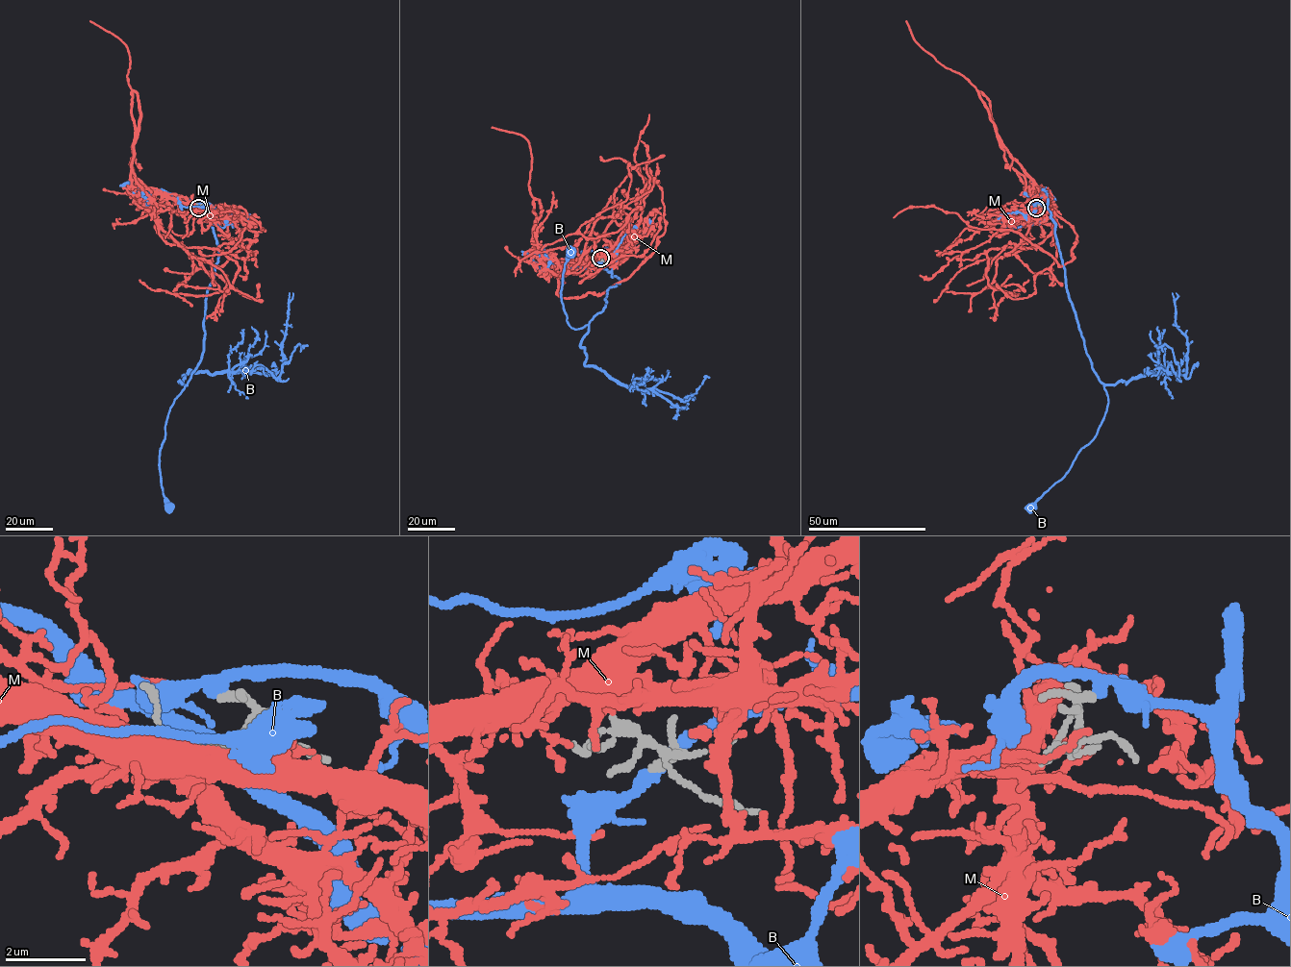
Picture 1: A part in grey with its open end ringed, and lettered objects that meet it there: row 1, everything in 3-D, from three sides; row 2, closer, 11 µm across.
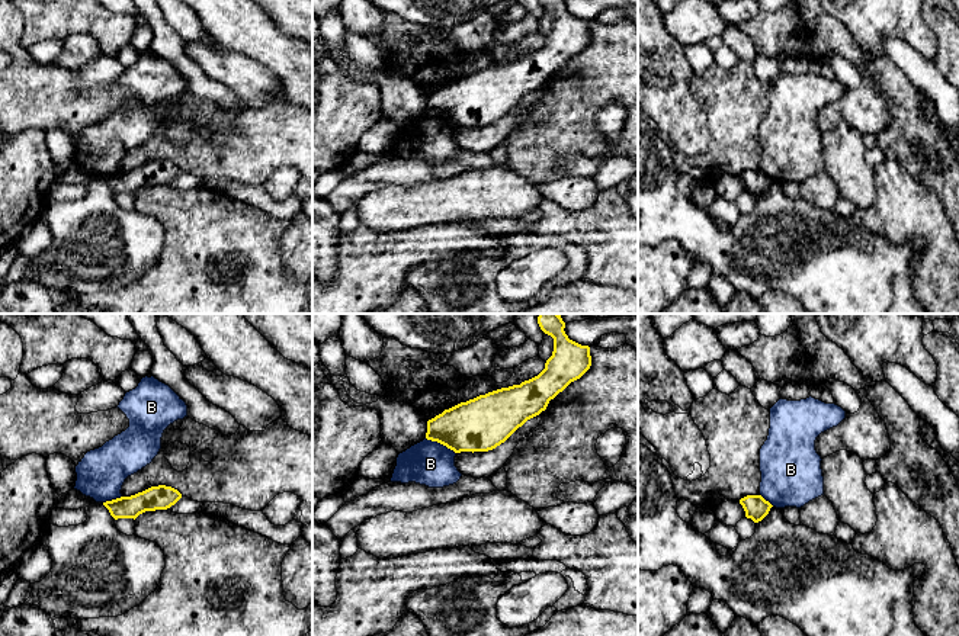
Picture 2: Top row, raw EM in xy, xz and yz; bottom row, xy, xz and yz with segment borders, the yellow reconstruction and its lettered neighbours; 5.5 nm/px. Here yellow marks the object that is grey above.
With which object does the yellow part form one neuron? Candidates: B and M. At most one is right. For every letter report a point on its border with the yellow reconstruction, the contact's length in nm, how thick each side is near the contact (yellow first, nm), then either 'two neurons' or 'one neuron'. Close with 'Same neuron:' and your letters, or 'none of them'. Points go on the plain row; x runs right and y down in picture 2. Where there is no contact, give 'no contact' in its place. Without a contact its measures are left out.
B: contact xz (440, 118); length 190 nm; calibres 300 and 240 nm; two neurons
M: no contact; one neuron
Same neuron: M

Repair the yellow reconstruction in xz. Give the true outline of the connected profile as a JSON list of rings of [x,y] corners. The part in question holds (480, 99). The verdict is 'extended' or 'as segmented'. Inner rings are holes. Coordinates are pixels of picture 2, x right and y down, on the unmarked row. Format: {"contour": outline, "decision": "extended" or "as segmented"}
{"contour": [[[565,0],[539,1],[554,13],[554,26],[538,51],[445,84],[427,96],[426,113],[455,128],[493,125],[590,44],[590,22],[570,15]]], "decision": "as segmented"}

